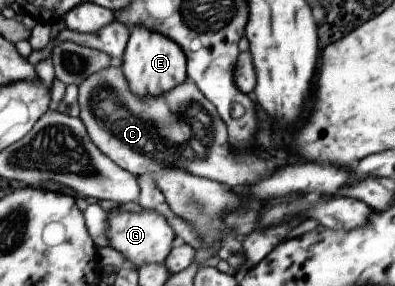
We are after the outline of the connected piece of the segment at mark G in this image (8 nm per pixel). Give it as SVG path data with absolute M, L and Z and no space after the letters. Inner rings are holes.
M106 206L106 209L109 246L121 253L129 266L137 269L144 264L164 264L166 256L178 239L161 215L147 212L139 214L122 212L114 215L109 210L109 206Z

